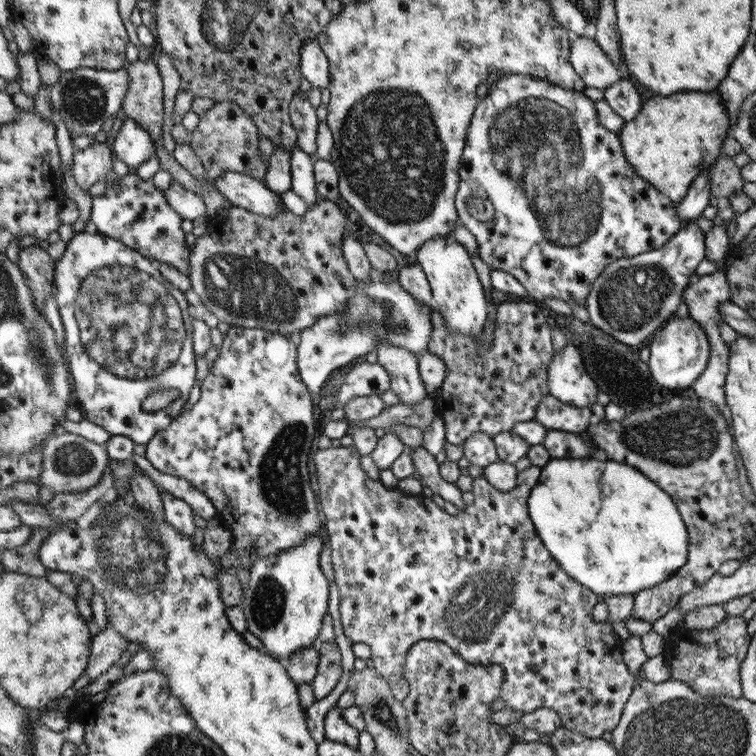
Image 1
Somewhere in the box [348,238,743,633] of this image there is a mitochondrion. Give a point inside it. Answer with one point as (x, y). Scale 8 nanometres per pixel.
(677, 436)

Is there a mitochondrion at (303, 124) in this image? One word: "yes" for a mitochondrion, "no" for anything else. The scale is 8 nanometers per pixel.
no

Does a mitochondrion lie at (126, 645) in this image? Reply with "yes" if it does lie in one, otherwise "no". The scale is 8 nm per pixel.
no

